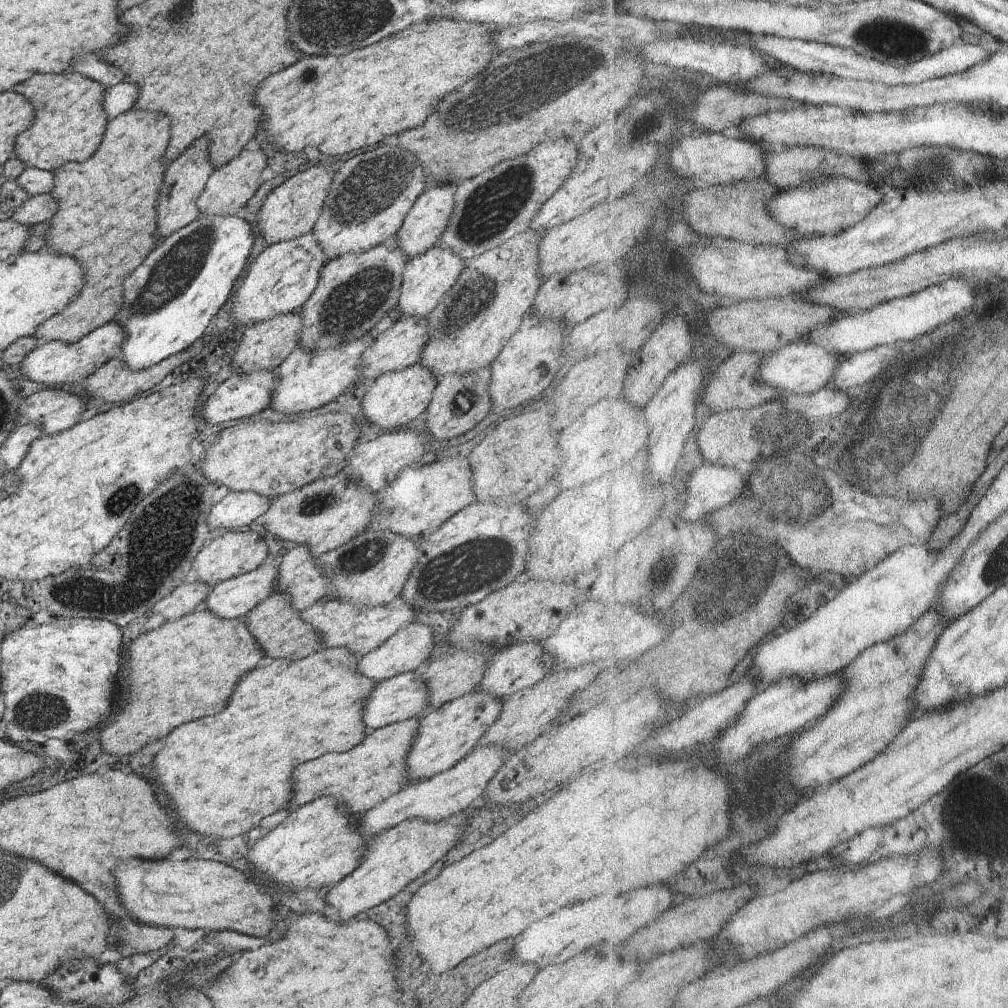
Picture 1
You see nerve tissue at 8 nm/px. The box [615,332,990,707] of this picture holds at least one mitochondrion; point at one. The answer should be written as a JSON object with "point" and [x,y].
{"point":[921,402]}

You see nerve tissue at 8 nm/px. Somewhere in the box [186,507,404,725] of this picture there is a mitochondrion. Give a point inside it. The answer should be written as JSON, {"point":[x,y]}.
{"point":[358,561]}

